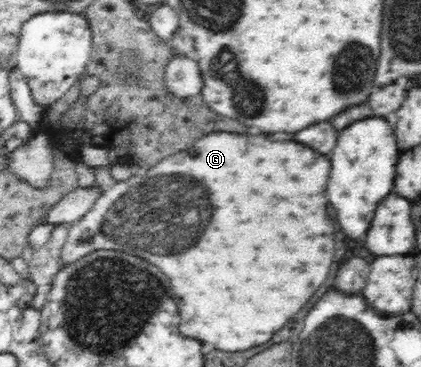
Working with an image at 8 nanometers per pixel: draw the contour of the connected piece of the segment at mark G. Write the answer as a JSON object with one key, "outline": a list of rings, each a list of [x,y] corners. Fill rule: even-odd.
{"outline":[[[213,133],[213,135],[203,136],[194,143],[193,149],[167,156],[159,160],[148,171],[141,170],[140,173],[131,175],[131,178],[125,182],[116,181],[110,175],[108,167],[93,167],[100,194],[93,207],[77,223],[68,227],[67,239],[61,247],[61,263],[62,265],[73,263],[97,250],[129,251],[131,255],[143,257],[143,259],[151,261],[153,265],[157,265],[169,277],[173,291],[175,291],[173,297],[175,297],[175,301],[179,305],[179,313],[181,313],[179,329],[183,335],[199,339],[203,343],[207,341],[221,351],[247,351],[255,345],[267,343],[295,313],[301,311],[301,307],[311,299],[311,295],[323,285],[323,281],[329,275],[333,255],[335,255],[335,243],[333,243],[335,227],[327,215],[327,199],[325,199],[329,169],[331,169],[331,165],[327,161],[327,157],[319,155],[317,151],[313,151],[301,143],[269,141],[259,135],[255,137],[255,135],[233,135],[233,133]]]}

